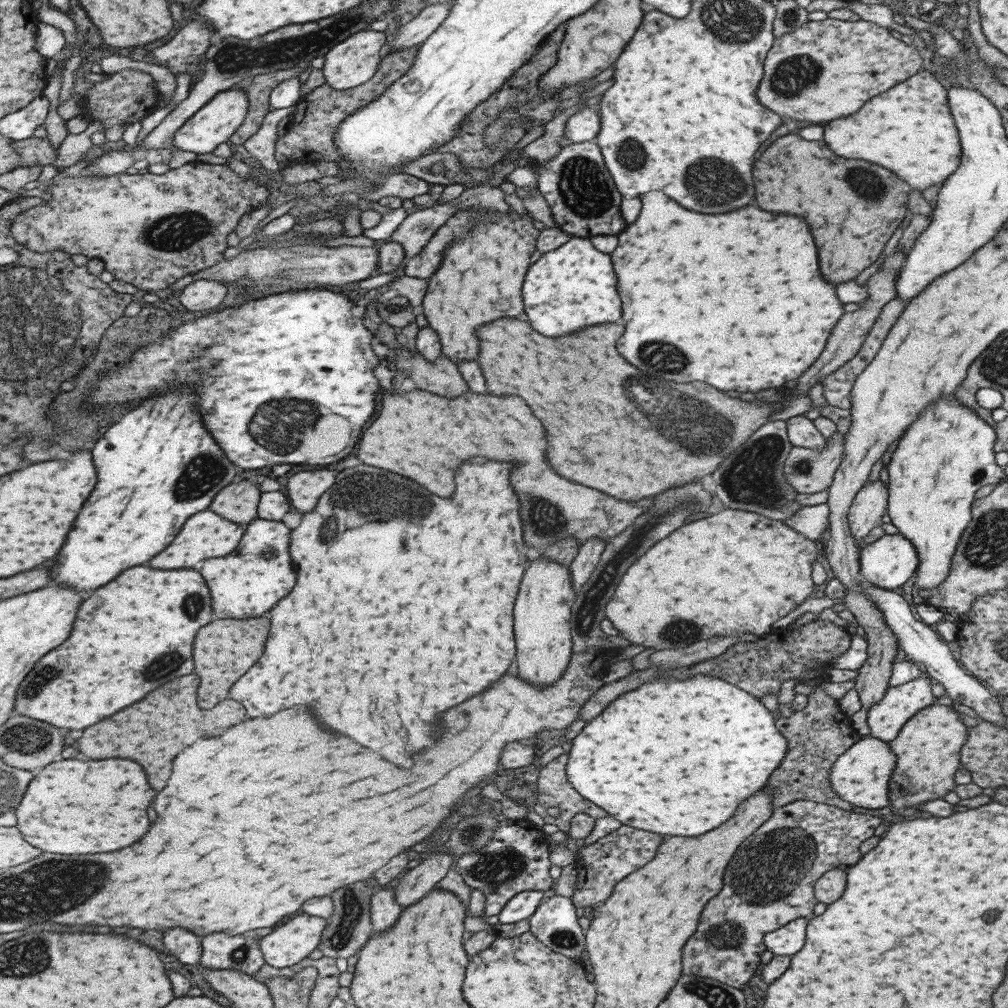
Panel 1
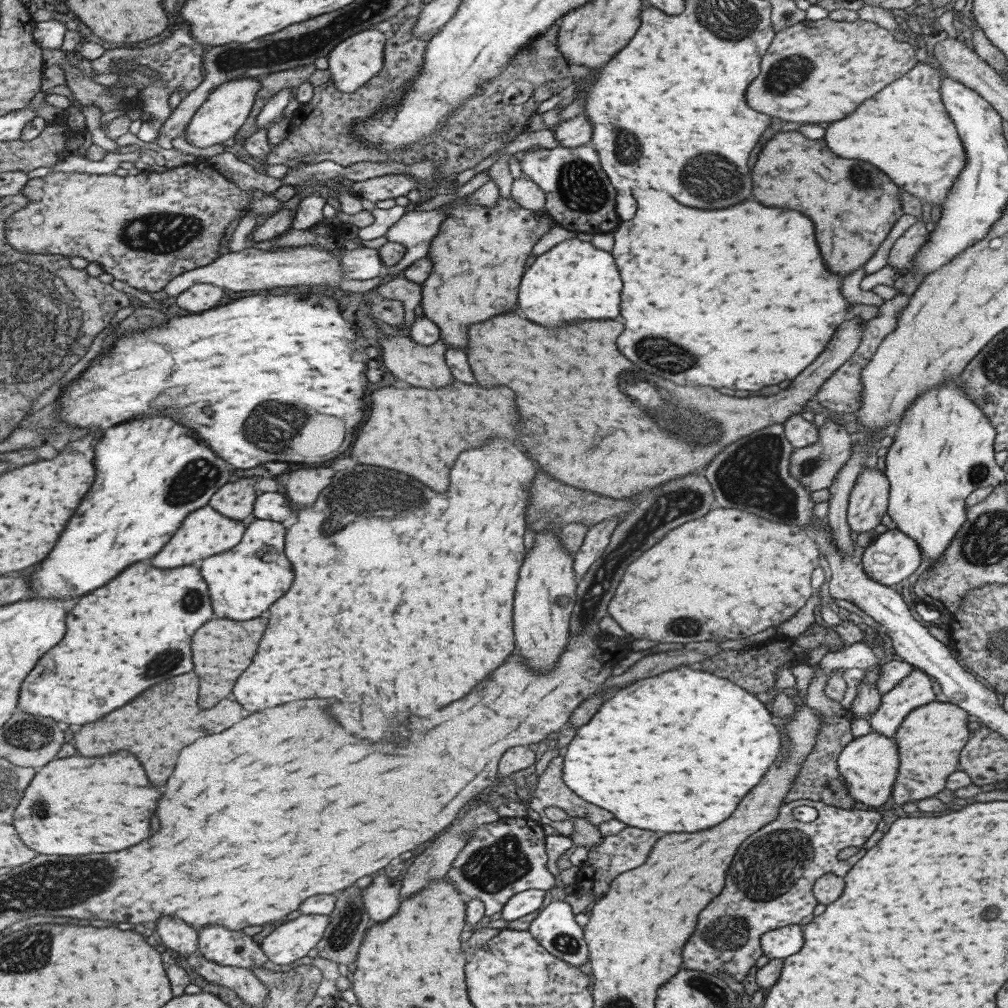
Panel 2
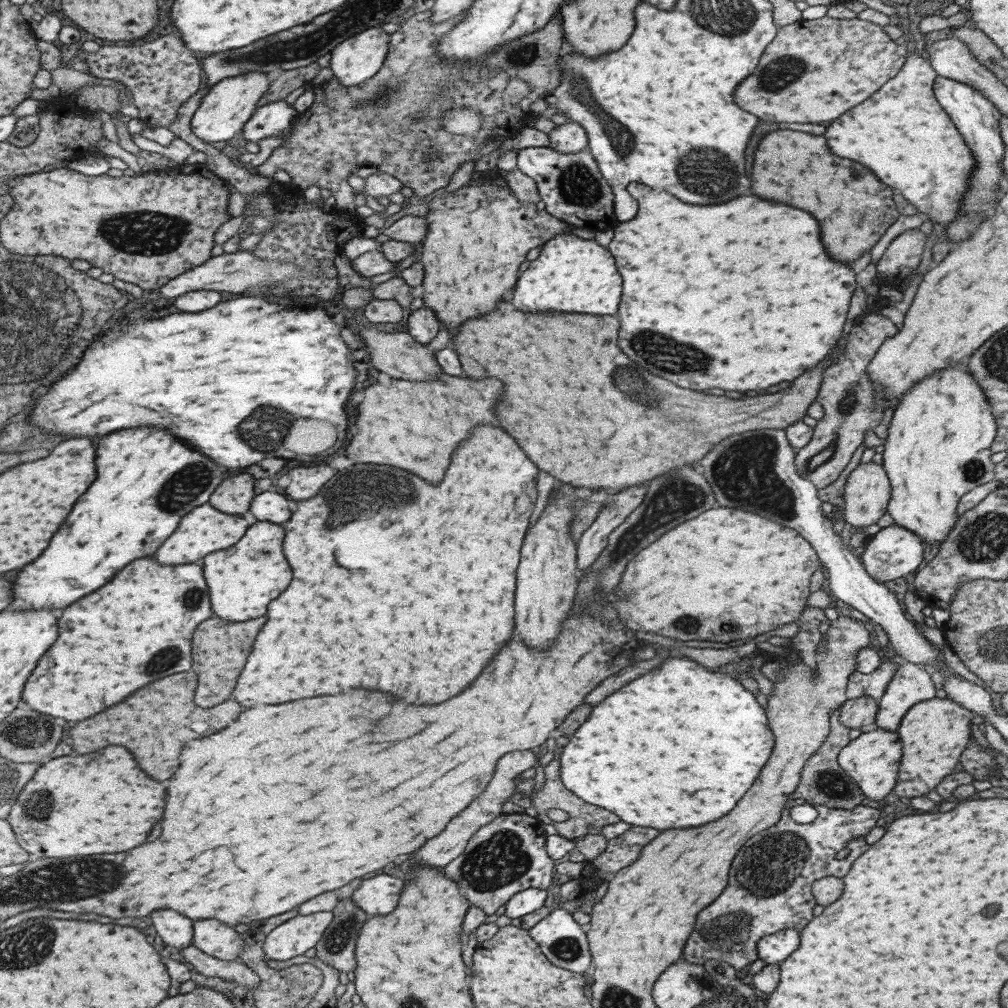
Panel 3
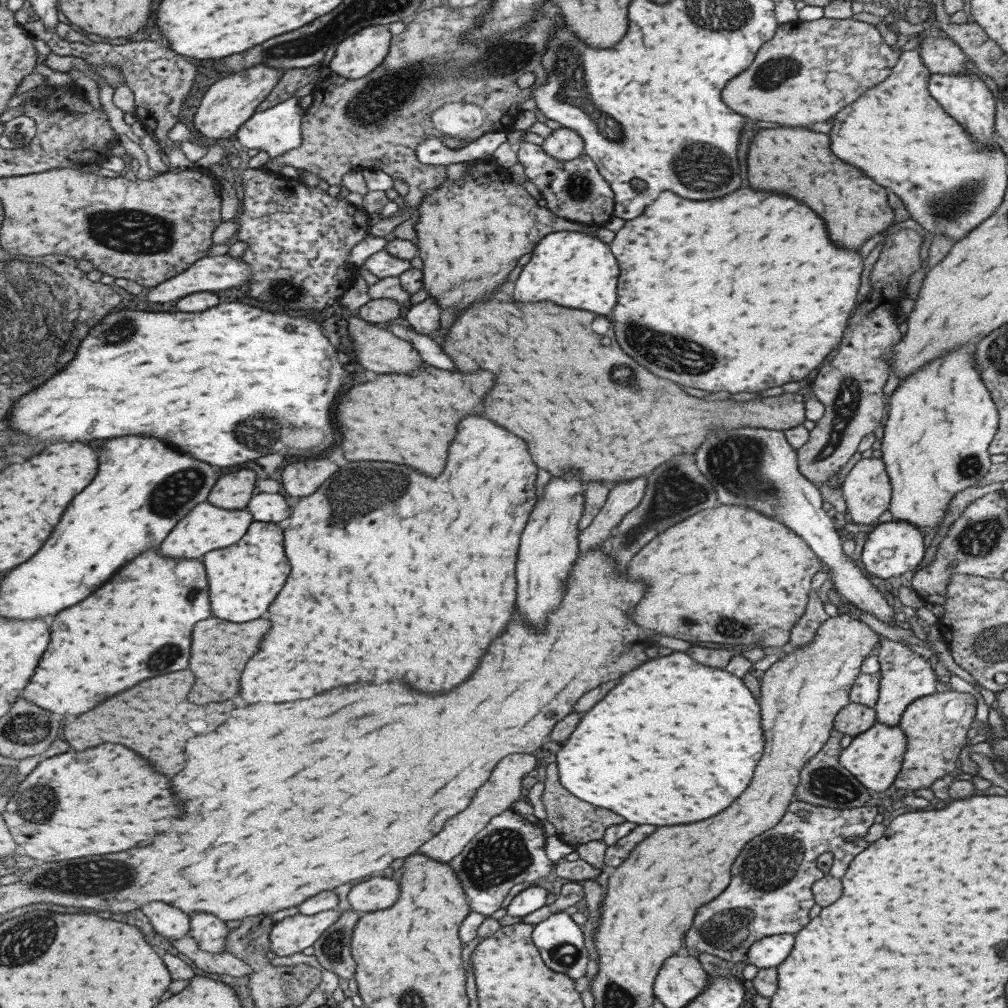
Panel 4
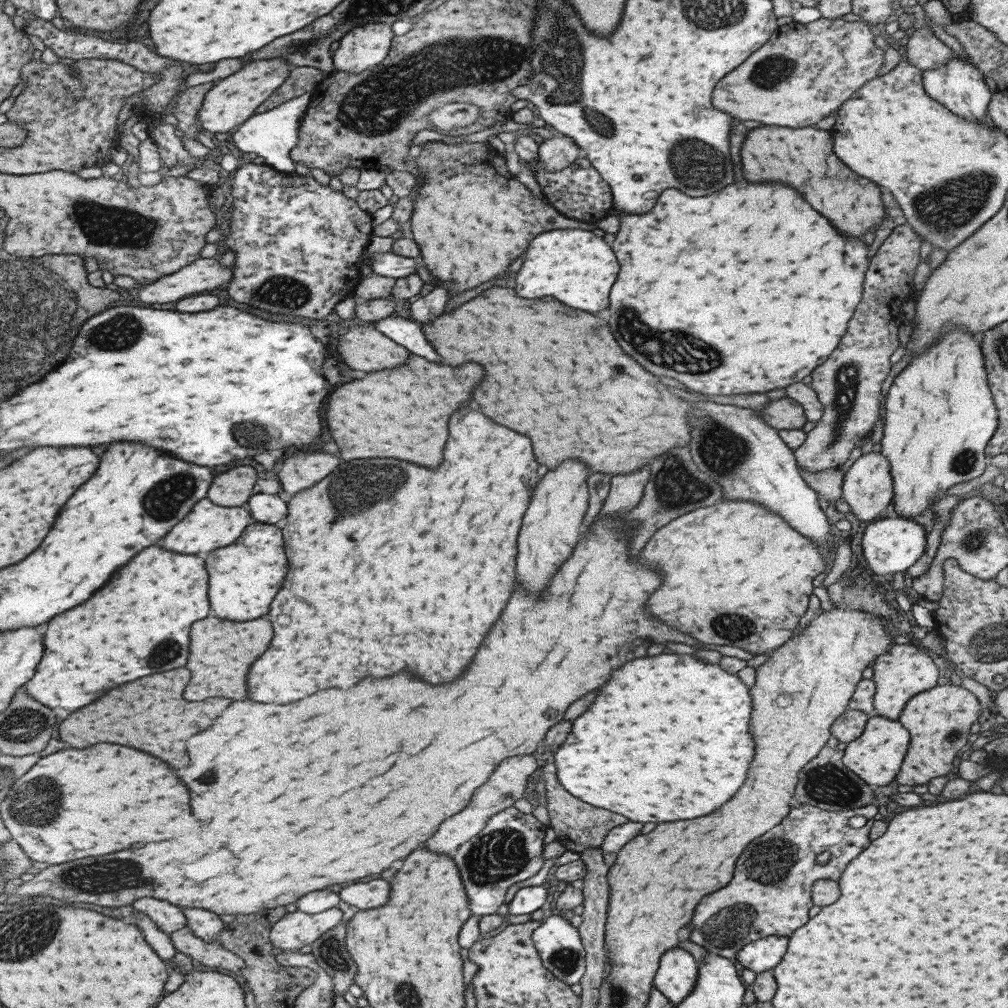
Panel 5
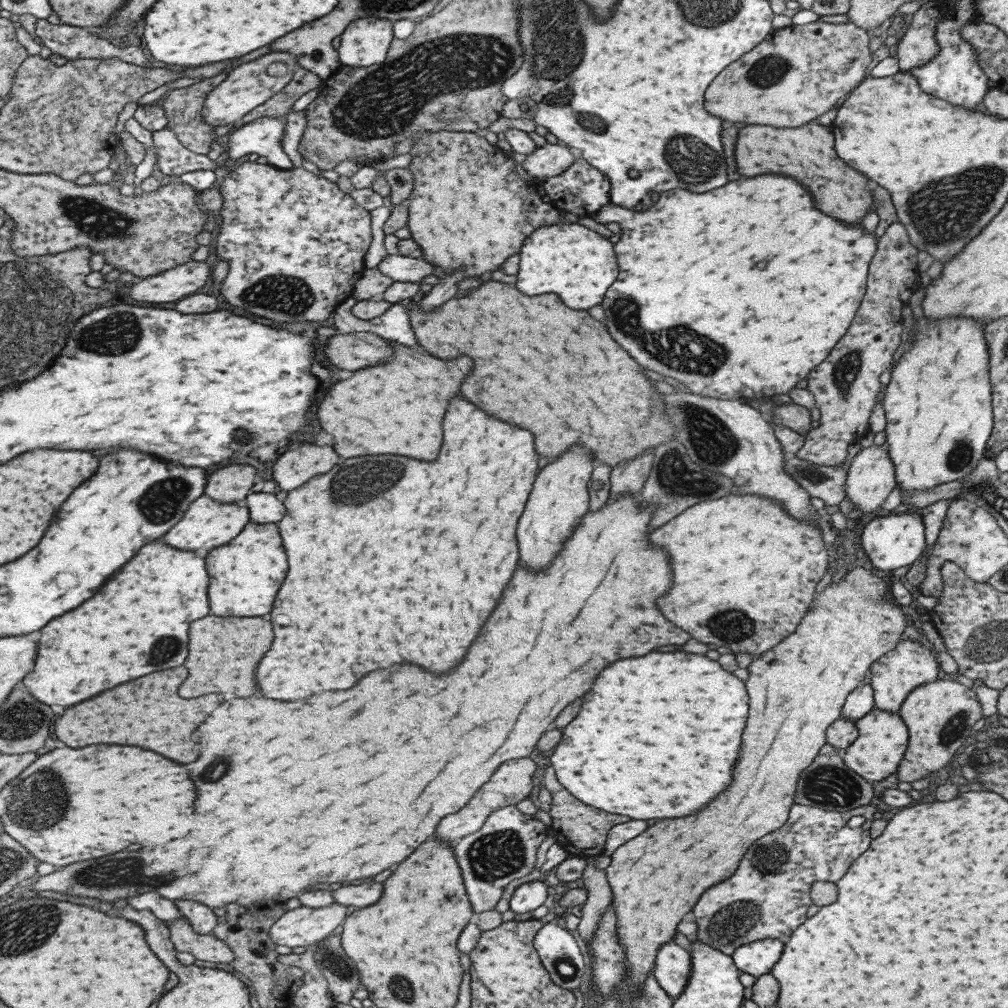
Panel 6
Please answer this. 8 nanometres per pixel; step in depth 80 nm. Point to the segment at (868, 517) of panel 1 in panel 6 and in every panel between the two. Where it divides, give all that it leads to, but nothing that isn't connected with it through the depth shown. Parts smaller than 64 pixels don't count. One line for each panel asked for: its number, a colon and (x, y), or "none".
2: (868, 498)
3: (866, 491)
4: (866, 489)
5: (867, 489)
6: (870, 477)

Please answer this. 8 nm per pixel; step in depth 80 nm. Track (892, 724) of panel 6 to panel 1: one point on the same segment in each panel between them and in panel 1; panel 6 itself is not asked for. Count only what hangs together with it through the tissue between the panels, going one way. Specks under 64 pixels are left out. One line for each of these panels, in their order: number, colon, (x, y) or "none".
1: (860, 776)
2: (869, 763)
3: (871, 759)
4: (873, 757)
5: (875, 756)

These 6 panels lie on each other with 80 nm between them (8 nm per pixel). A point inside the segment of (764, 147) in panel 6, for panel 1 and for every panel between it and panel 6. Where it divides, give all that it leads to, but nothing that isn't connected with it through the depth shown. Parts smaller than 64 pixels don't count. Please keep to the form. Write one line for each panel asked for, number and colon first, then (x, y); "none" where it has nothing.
1: (844, 201)
2: (792, 172)
3: (853, 209)
4: (855, 208)
5: (852, 204)

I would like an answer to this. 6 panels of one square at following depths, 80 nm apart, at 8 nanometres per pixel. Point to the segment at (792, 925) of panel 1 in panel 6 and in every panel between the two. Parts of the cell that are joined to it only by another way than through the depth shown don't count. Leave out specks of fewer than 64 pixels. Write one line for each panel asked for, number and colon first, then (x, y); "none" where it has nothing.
2: (776, 944)
3: (771, 949)
4: (768, 952)
5: (763, 954)
6: (756, 958)

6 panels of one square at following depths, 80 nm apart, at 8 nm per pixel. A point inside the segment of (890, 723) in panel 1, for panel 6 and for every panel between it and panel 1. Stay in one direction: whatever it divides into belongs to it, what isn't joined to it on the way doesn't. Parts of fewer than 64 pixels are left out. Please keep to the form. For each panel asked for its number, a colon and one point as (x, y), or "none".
2: (914, 690)
3: (910, 684)
4: (905, 676)
5: (903, 671)
6: (908, 664)

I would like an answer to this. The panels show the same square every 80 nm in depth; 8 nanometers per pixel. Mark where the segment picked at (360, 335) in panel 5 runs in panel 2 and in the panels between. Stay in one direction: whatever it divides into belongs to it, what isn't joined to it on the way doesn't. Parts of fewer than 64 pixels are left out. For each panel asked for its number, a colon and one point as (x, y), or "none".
2: (417, 365)
3: (399, 355)
4: (378, 350)

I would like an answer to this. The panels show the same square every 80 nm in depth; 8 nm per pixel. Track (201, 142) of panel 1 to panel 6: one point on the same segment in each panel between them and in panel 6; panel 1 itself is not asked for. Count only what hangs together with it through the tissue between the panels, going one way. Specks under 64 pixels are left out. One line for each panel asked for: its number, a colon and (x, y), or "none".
2: (222, 115)
3: (226, 109)
4: (230, 102)
5: (232, 101)
6: (248, 86)

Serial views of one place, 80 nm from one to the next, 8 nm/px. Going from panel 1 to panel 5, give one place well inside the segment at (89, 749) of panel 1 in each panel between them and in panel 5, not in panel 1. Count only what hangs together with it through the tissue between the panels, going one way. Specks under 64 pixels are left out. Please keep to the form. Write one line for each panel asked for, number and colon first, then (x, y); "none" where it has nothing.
2: (156, 727)
3: (156, 722)
4: (155, 719)
5: (151, 714)

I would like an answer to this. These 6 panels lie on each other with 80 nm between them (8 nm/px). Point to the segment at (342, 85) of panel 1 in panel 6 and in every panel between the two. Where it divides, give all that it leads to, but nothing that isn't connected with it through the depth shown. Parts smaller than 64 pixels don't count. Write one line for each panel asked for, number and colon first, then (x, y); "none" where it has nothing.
2: (353, 62)
3: (357, 58)
4: (359, 54)
5: (363, 46)
6: (364, 42)

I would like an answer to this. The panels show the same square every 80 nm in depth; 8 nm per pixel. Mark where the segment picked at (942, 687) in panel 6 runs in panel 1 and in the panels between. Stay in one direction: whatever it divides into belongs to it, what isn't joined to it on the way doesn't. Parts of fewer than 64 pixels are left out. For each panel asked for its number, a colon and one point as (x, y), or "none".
1: (927, 747)
2: (929, 739)
3: (933, 733)
4: (935, 725)
5: (937, 720)

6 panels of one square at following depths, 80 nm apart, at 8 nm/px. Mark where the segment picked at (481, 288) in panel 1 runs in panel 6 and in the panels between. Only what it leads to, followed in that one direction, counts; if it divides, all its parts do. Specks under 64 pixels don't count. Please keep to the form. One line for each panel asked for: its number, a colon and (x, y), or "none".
2: (477, 256)
3: (476, 236)
4: (470, 231)
5: (470, 217)
6: (467, 206)

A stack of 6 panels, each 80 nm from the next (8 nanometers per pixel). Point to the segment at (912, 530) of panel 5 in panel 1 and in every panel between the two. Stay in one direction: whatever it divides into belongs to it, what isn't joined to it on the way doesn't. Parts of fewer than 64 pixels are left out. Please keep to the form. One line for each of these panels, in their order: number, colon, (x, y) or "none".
1: (887, 562)
2: (891, 556)
3: (892, 552)
4: (894, 548)

